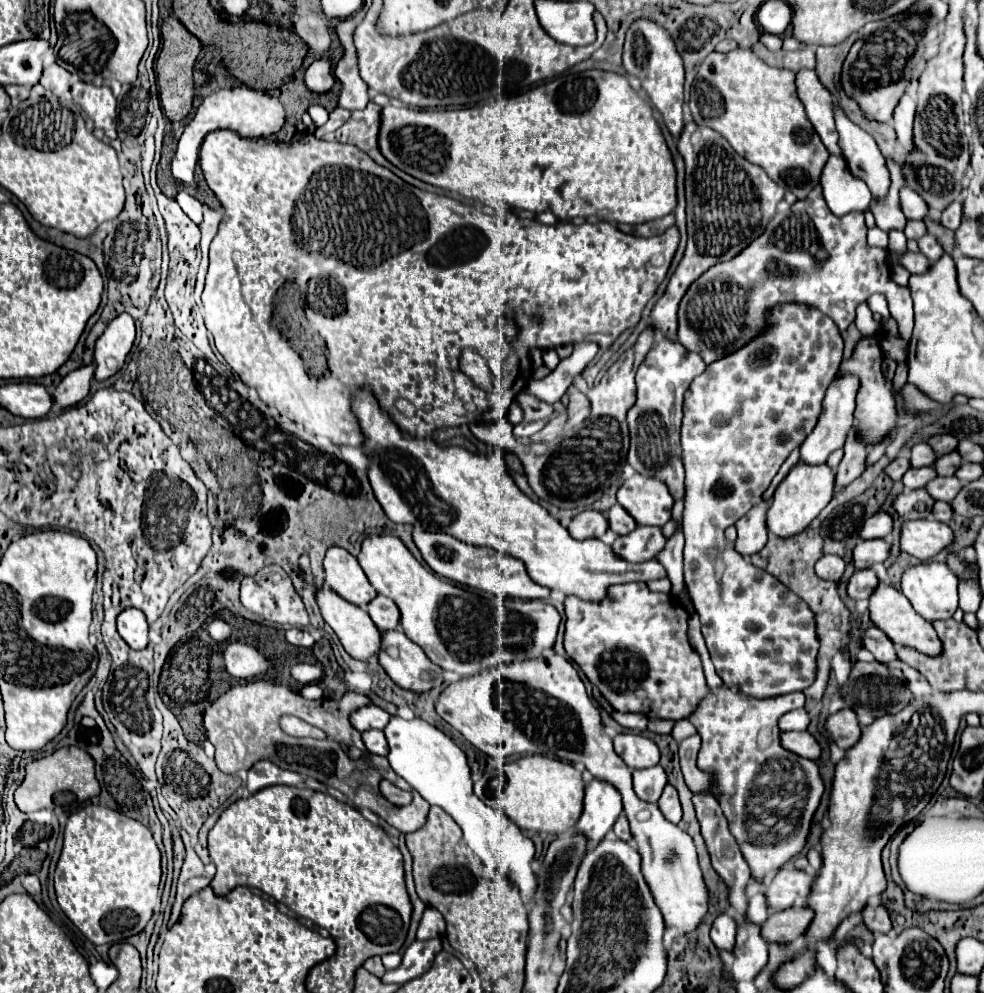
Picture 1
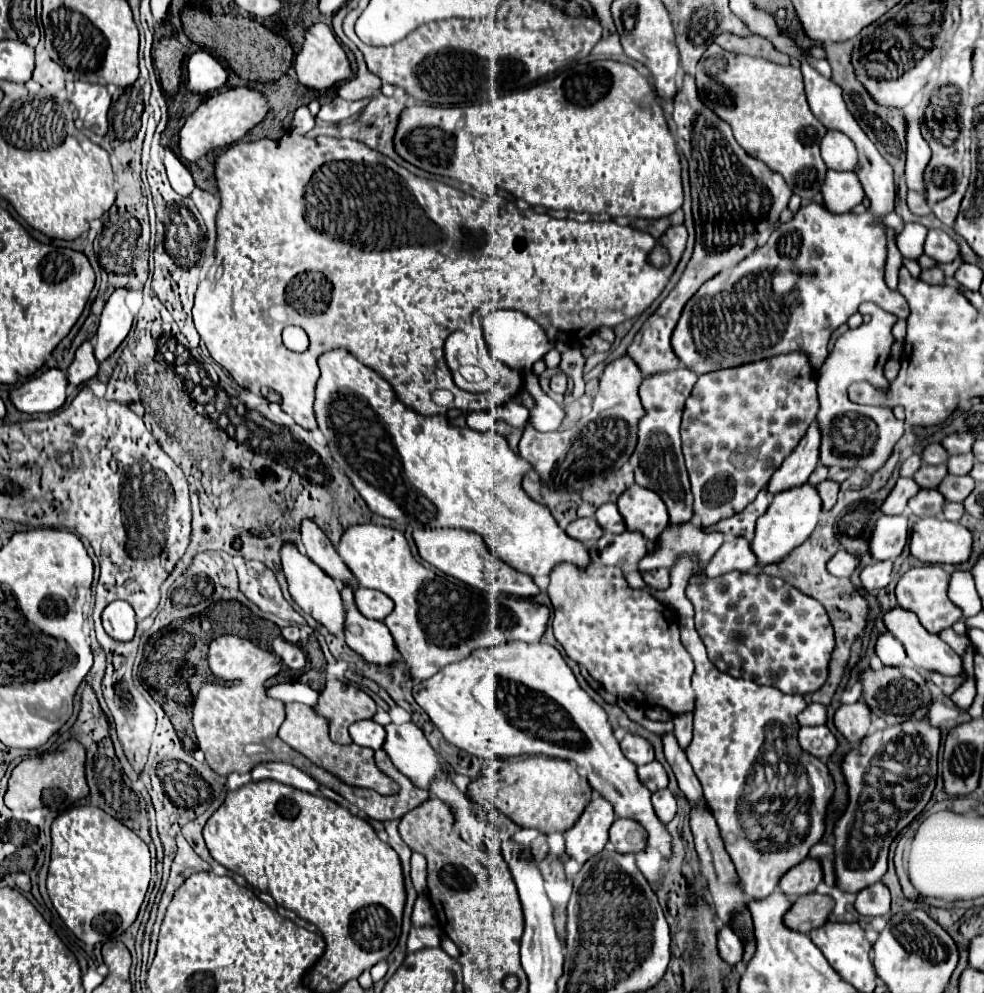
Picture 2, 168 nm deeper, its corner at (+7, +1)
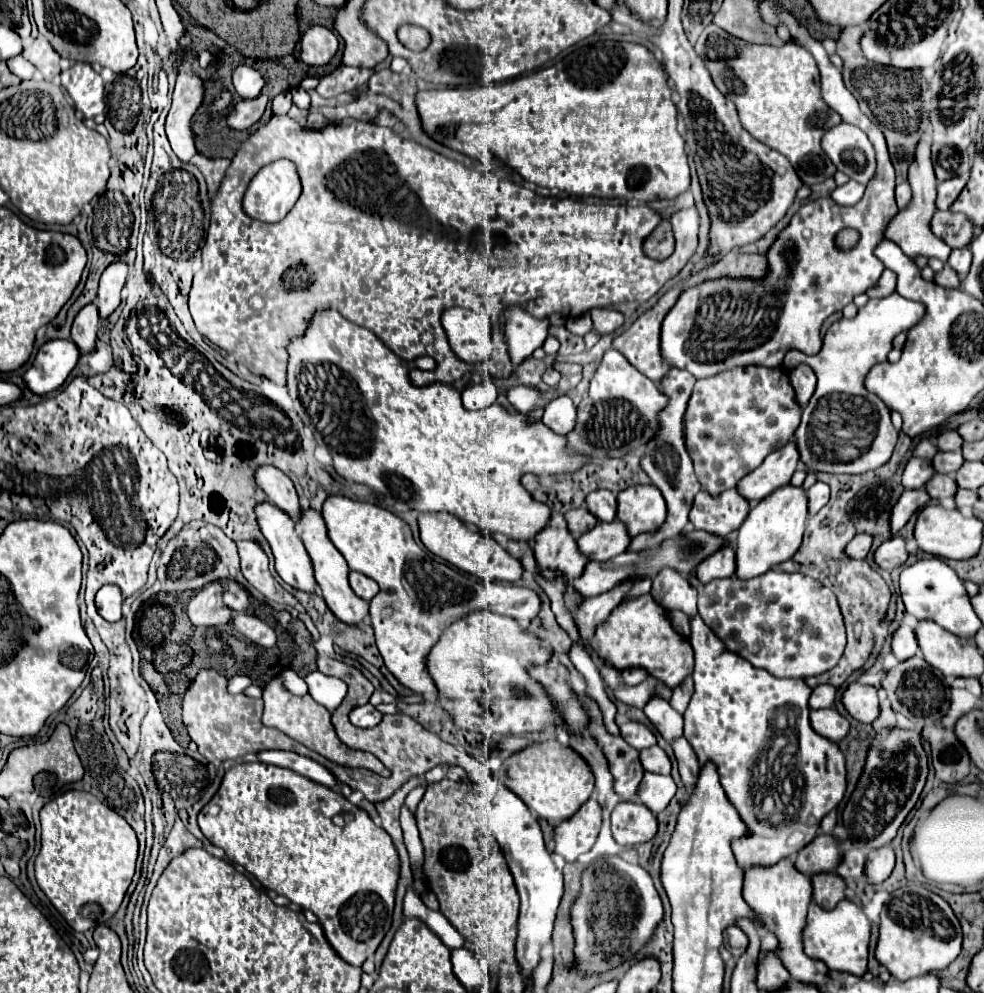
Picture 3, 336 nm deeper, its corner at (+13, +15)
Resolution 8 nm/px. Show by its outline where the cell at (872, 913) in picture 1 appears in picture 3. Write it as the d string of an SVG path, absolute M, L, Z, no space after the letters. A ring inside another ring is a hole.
M889 845L883 849L873 849L867 855L865 863L865 879L869 885L881 885L893 871L895 865L895 853Z

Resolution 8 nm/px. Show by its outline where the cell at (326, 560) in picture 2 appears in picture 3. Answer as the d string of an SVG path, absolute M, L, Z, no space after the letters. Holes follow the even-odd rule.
M263 465L257 469L255 479L257 485L267 493L269 503L283 509L293 521L299 521L299 517L303 515L303 505L295 491L293 481L285 473L281 473L271 465Z

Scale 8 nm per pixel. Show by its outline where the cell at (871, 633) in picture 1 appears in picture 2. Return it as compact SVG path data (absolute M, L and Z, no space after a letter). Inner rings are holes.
M881 633L879 639L877 639L877 657L885 663L885 665L893 665L893 667L899 667L907 653L905 653L905 647L891 635L891 633Z

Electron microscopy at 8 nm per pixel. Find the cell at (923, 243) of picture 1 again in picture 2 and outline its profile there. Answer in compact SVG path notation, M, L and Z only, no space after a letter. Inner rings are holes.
M931 229L925 241L925 253L937 263L949 263L959 257L959 245L943 229Z

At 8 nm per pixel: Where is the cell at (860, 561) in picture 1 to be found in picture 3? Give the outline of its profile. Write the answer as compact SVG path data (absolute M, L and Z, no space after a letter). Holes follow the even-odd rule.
M915 489L915 491L903 491L903 495L899 497L899 501L893 505L891 509L891 535L897 535L905 523L911 519L911 515L923 507L929 501L929 495L923 489Z

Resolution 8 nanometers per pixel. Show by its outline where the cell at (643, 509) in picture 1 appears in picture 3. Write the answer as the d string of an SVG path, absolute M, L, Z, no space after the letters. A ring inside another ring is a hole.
M631 485L617 495L617 519L627 525L631 537L659 529L665 515L665 499L655 485Z

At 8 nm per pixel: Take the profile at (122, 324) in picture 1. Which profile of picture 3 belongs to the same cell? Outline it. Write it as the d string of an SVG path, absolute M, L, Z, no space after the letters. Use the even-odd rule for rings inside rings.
M117 261L111 263L99 281L99 293L97 293L97 309L101 319L107 319L121 303L121 289L125 285L125 277L127 277L127 265Z

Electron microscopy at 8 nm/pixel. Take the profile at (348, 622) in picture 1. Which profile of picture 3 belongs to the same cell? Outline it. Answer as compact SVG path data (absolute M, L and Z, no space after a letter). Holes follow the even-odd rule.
M261 503L261 505L255 507L255 511L257 511L259 527L261 527L265 539L271 545L271 551L273 551L273 557L275 557L275 569L277 569L279 577L287 585L291 585L293 589L315 595L317 593L317 581L315 581L315 571L313 571L313 565L311 565L311 557L307 557L307 549L305 549L305 545L303 545L303 541L297 533L293 519L271 503Z

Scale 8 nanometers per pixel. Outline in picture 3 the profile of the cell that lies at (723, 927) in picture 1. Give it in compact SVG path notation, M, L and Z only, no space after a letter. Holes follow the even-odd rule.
M727 927L723 931L723 945L737 959L747 949L747 935L739 927Z

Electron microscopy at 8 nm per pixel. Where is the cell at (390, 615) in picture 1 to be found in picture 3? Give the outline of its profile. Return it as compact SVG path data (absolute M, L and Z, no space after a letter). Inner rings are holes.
M357 571L349 573L349 585L355 591L355 595L365 599L365 601L371 601L379 593L379 585L373 579L369 579L369 577L365 577L363 573L357 573Z

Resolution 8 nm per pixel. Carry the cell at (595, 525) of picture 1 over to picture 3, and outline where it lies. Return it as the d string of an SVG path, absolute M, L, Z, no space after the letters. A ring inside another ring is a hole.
M585 507L571 509L565 513L567 527L575 539L578 539L587 529L593 529L597 519L593 513L589 513Z

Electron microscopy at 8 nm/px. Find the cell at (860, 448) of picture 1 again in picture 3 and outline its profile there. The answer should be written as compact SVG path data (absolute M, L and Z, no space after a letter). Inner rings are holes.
M817 481L807 491L809 497L809 515L815 515L827 501L829 501L829 485L823 481Z

